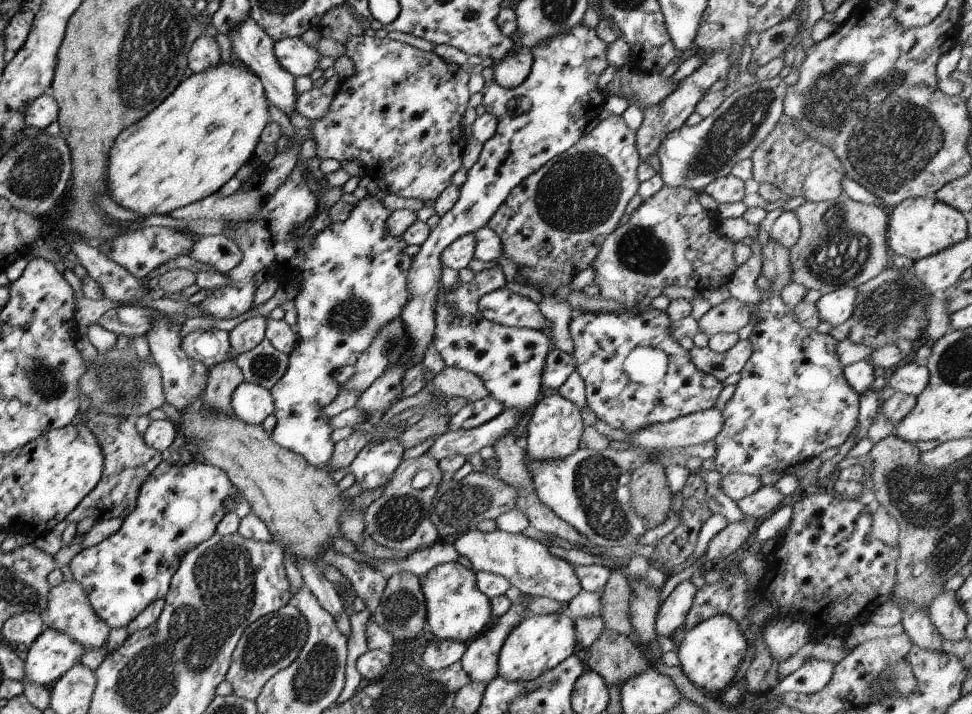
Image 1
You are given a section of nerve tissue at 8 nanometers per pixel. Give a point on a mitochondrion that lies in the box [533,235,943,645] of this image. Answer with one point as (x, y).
(595, 479)

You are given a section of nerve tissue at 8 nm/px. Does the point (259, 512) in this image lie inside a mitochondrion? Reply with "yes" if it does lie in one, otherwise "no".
no

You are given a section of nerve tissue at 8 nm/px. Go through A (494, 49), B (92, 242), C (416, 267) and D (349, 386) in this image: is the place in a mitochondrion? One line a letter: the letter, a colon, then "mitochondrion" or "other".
A: other
B: other
C: other
D: other

